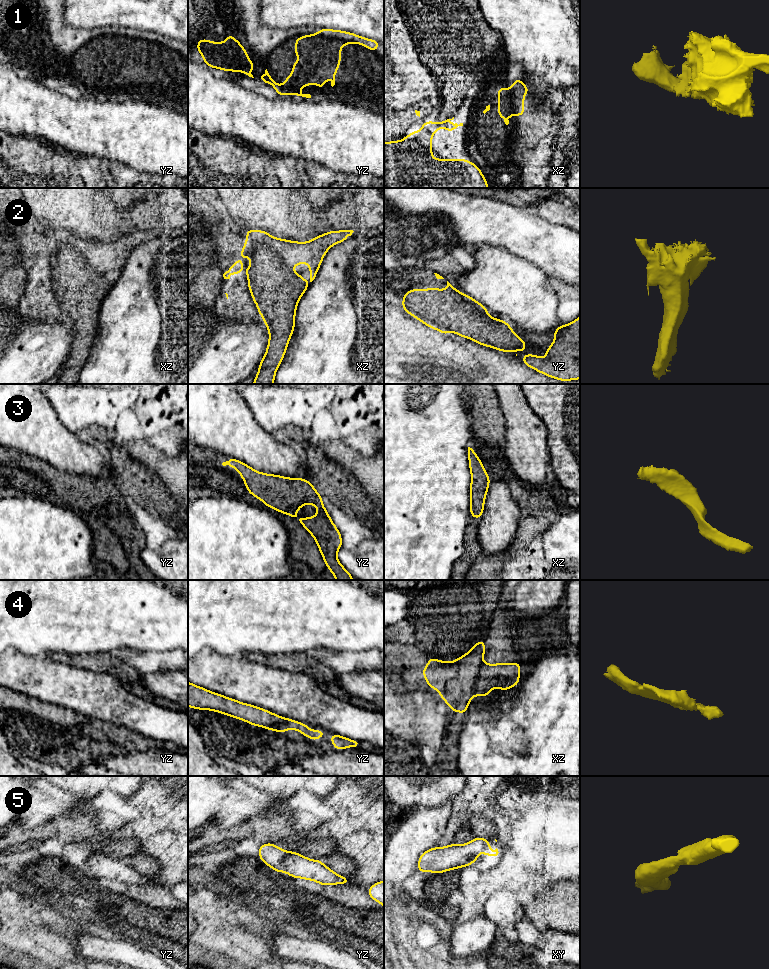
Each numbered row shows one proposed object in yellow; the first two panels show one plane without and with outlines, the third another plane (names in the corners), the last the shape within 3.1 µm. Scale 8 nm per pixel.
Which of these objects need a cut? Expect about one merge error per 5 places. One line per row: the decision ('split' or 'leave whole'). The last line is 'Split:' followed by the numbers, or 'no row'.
1: split
2: leave whole
3: leave whole
4: split
5: leave whole
Split: 1, 4

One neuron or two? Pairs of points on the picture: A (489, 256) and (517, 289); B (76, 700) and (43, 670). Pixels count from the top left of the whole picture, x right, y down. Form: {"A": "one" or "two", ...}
{"A": "one", "B": "one"}

